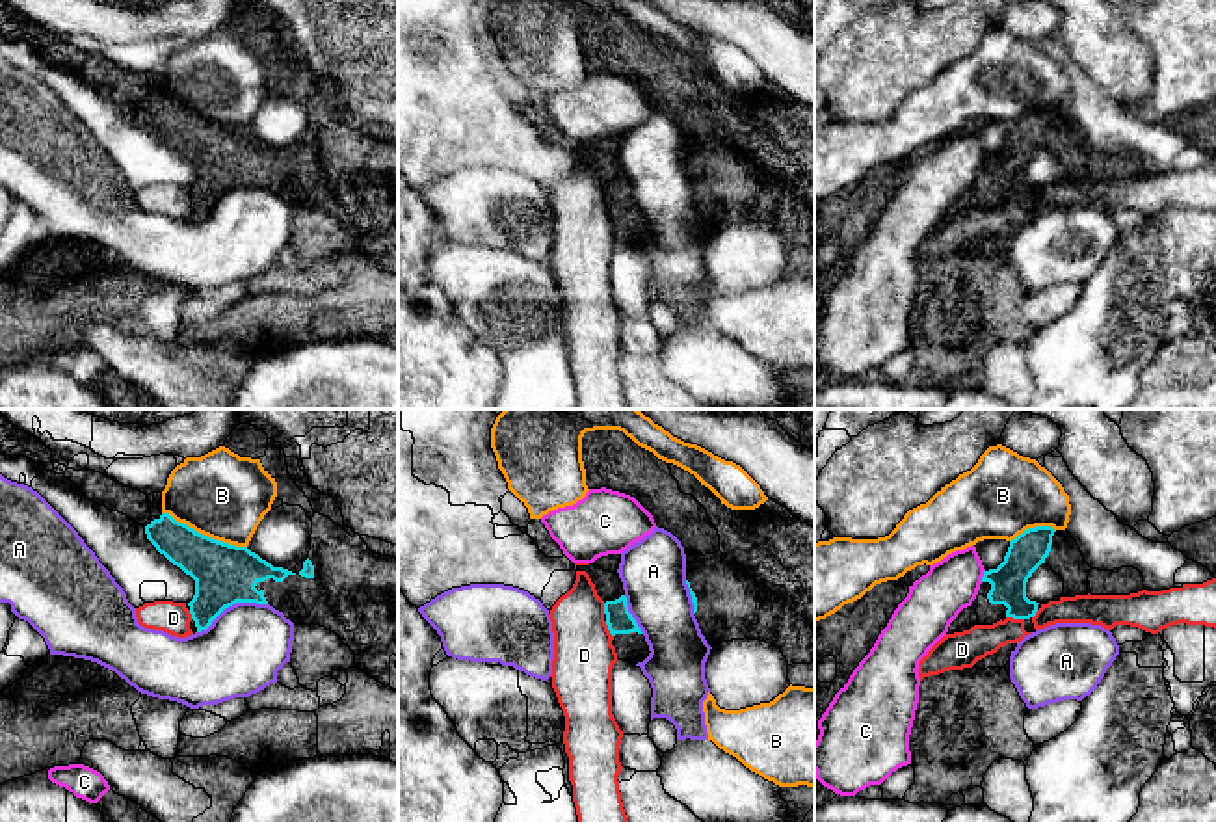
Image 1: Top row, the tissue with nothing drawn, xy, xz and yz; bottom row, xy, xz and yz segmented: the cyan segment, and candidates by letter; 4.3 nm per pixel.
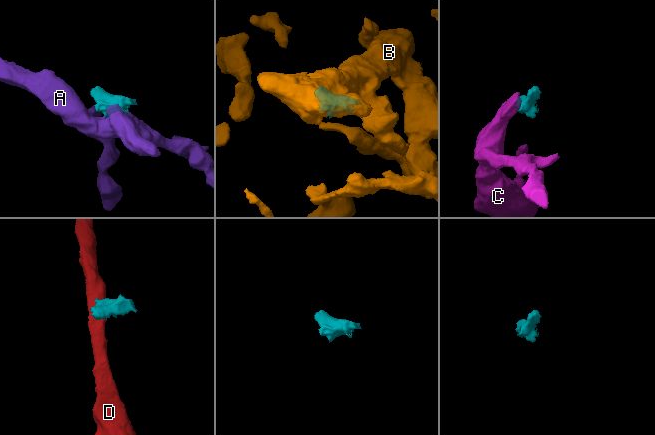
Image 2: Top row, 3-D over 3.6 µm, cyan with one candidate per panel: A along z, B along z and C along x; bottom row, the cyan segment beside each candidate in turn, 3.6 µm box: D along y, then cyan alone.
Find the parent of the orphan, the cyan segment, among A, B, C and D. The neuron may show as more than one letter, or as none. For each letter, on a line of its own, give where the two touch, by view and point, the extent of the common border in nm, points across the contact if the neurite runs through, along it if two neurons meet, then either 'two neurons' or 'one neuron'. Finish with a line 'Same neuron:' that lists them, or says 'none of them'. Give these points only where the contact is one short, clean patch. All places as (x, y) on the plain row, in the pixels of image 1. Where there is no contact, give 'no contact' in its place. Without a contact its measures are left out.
A: contact xy (231, 188); length 340 nm; two neurons
B: contact xy (205, 119); length 400 nm; two neurons
C: contact yz (984, 159); length 60 nm; border yz (984, 153), (980, 164); two neurons
D: contact yz (1016, 201); length 80 nm; border yz (1006, 199), (1023, 203); two neurons
Same neuron: none of them

